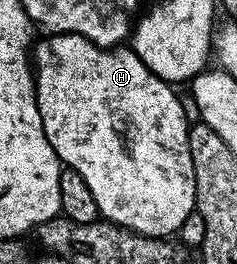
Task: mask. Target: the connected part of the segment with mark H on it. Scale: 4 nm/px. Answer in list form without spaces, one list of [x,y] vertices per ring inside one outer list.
[[[50,33],[47,39],[39,38],[32,47],[32,70],[34,73],[34,92],[40,109],[40,121],[44,125],[44,133],[52,145],[52,149],[58,154],[59,161],[80,173],[88,189],[92,189],[92,197],[96,197],[99,216],[103,220],[110,220],[116,226],[126,227],[138,235],[155,237],[170,237],[184,224],[184,219],[195,211],[194,194],[194,166],[192,165],[192,153],[188,145],[190,127],[186,123],[186,111],[178,100],[178,95],[171,84],[165,83],[158,75],[153,75],[140,61],[140,57],[133,49],[107,49],[98,47],[92,41],[88,41],[83,35],[68,35],[65,33]]]

